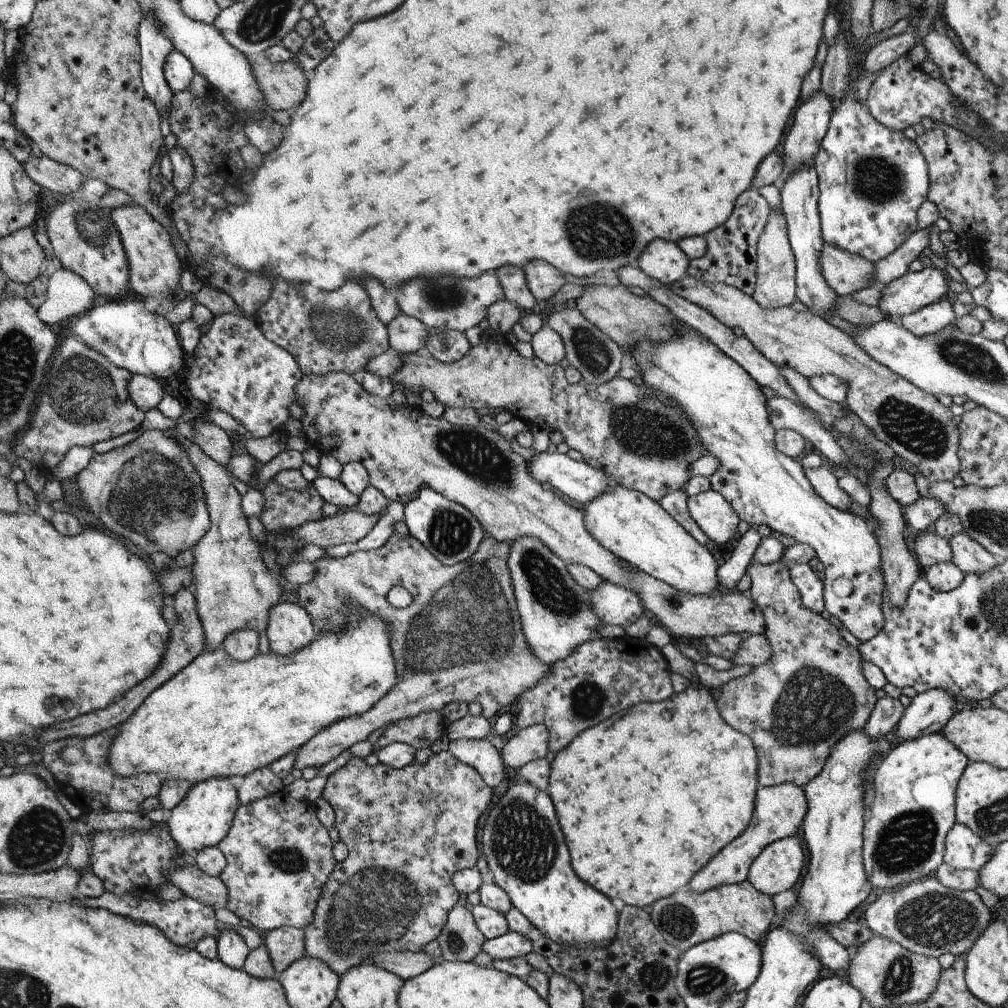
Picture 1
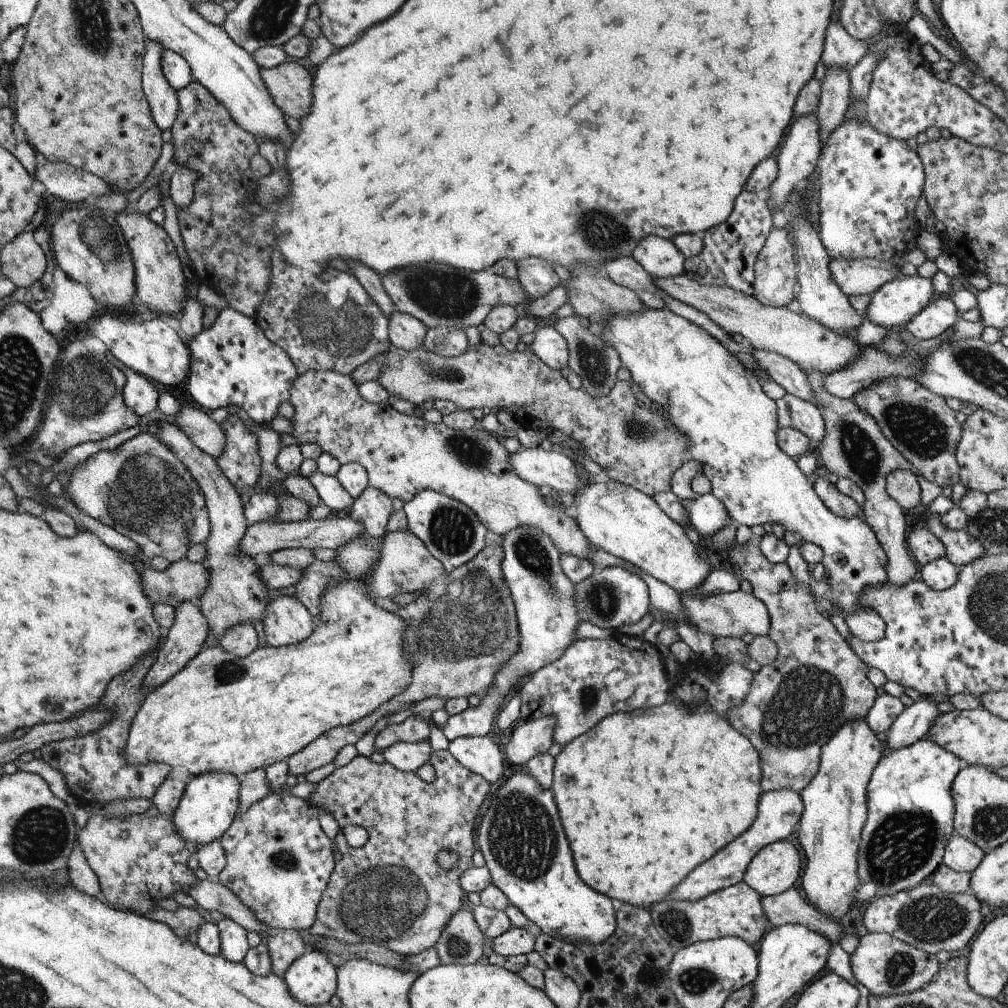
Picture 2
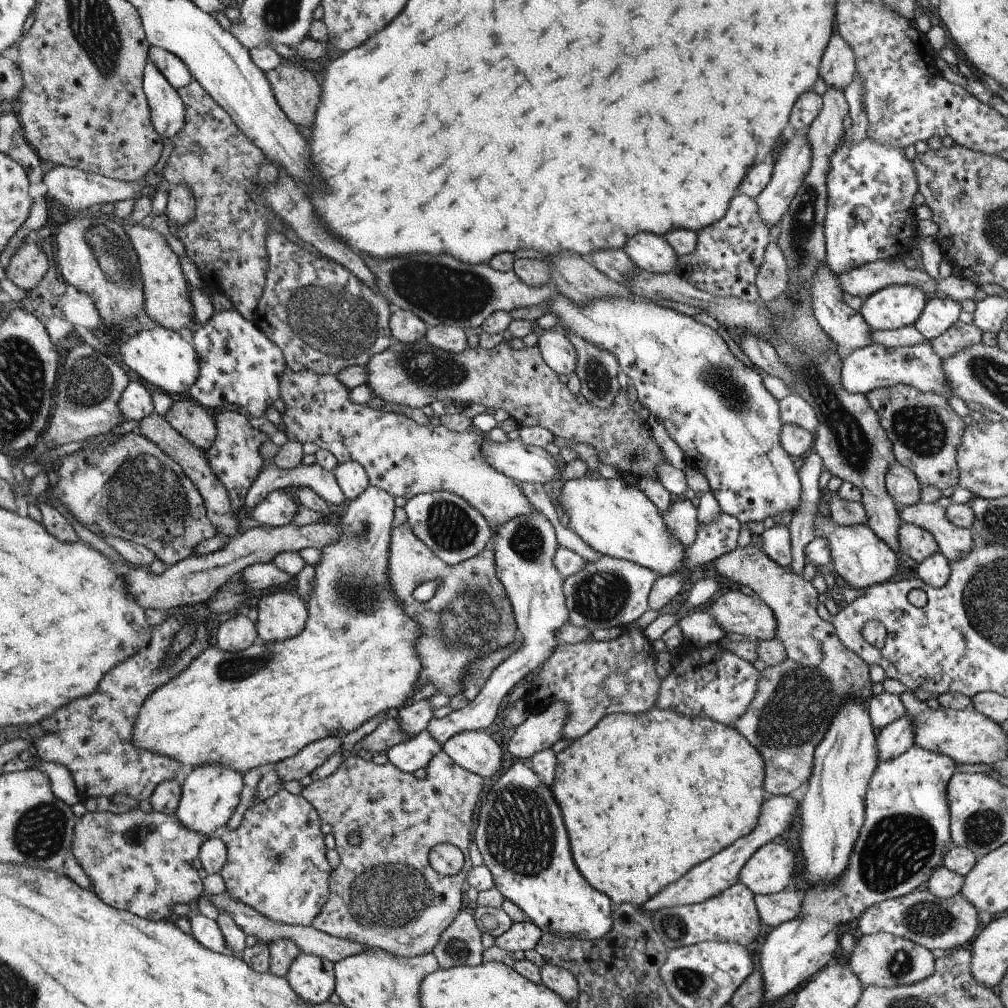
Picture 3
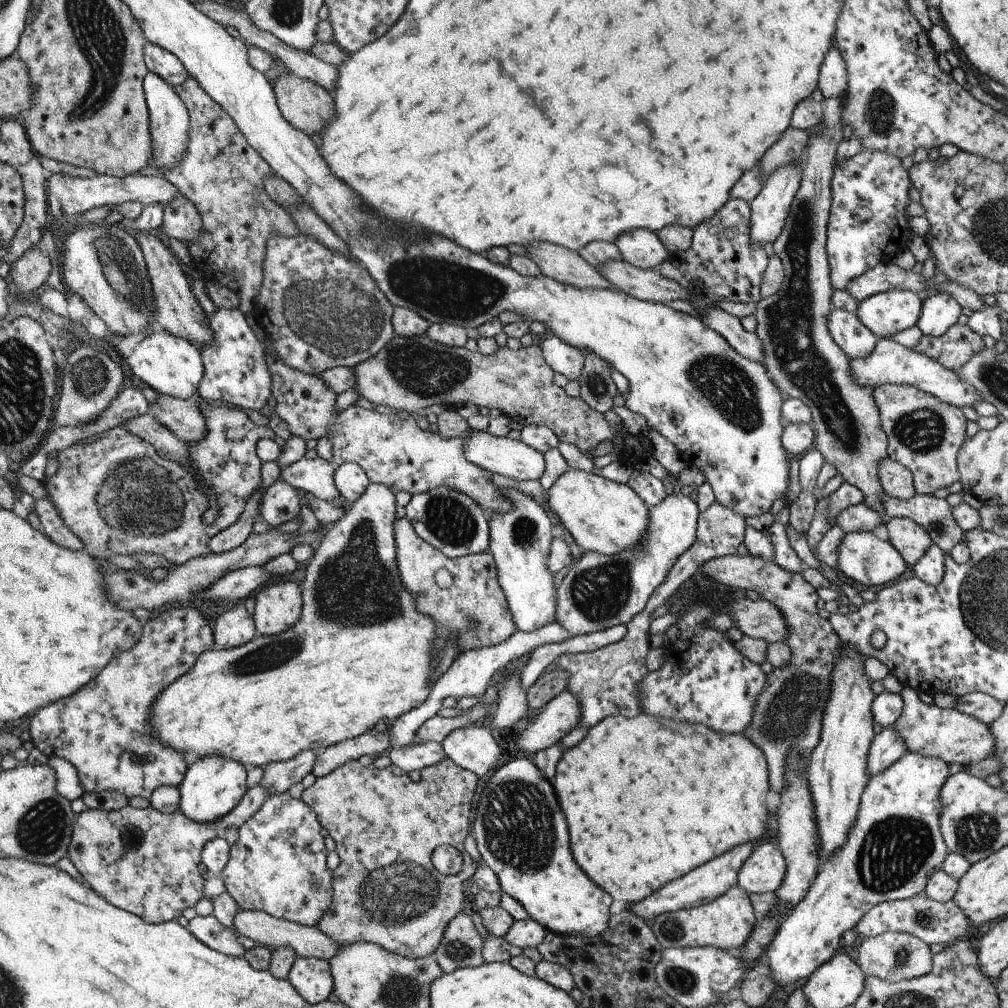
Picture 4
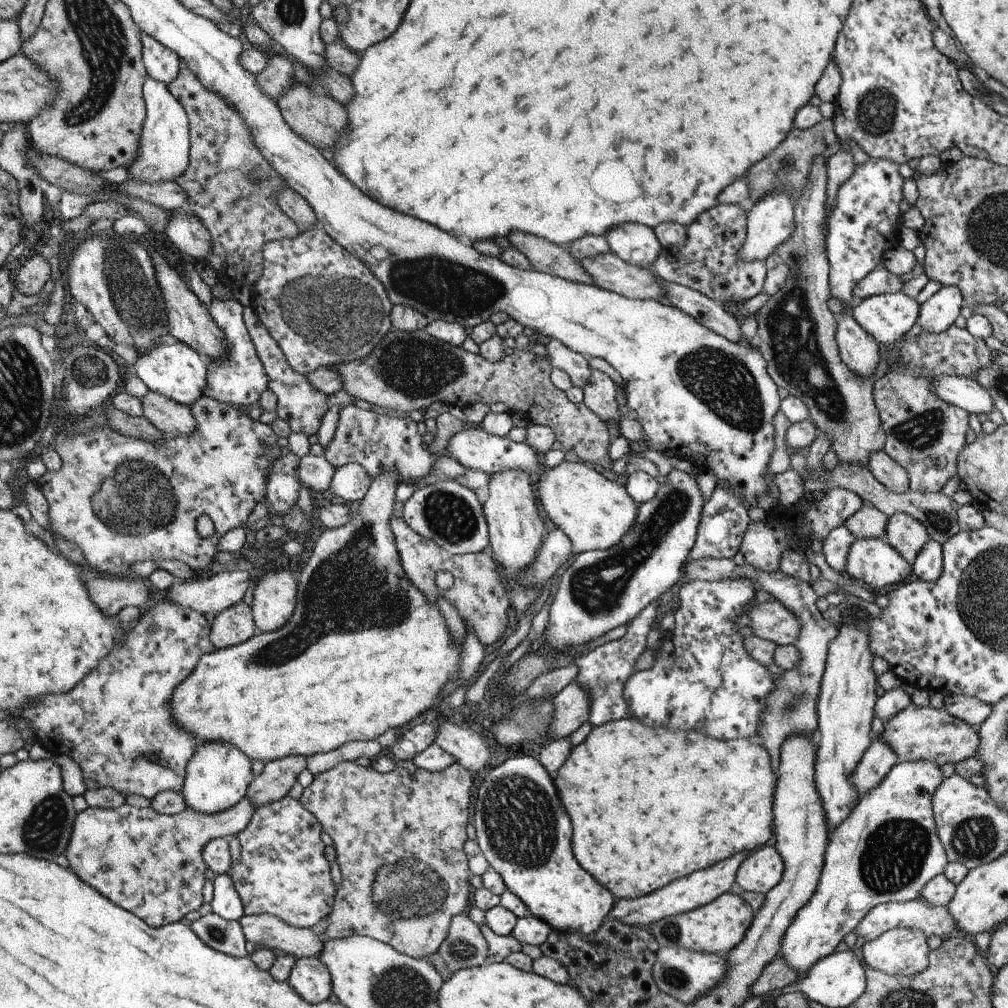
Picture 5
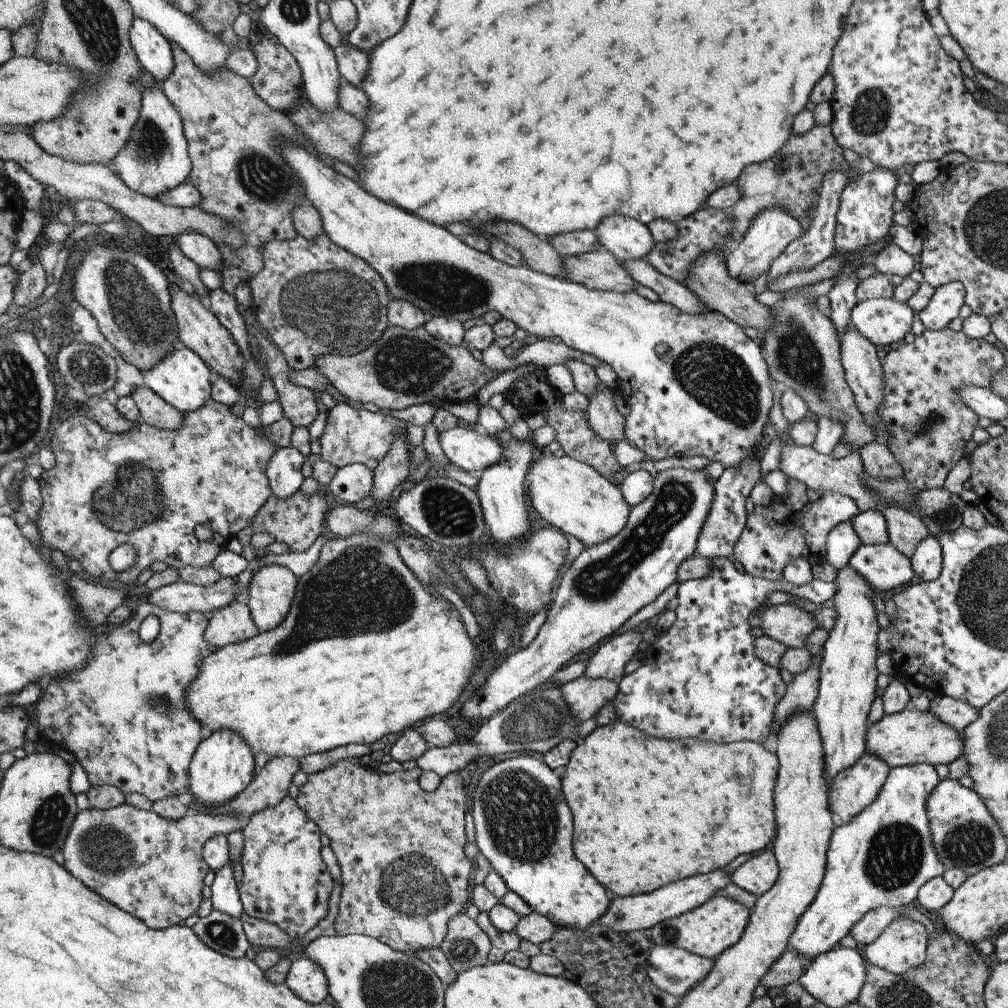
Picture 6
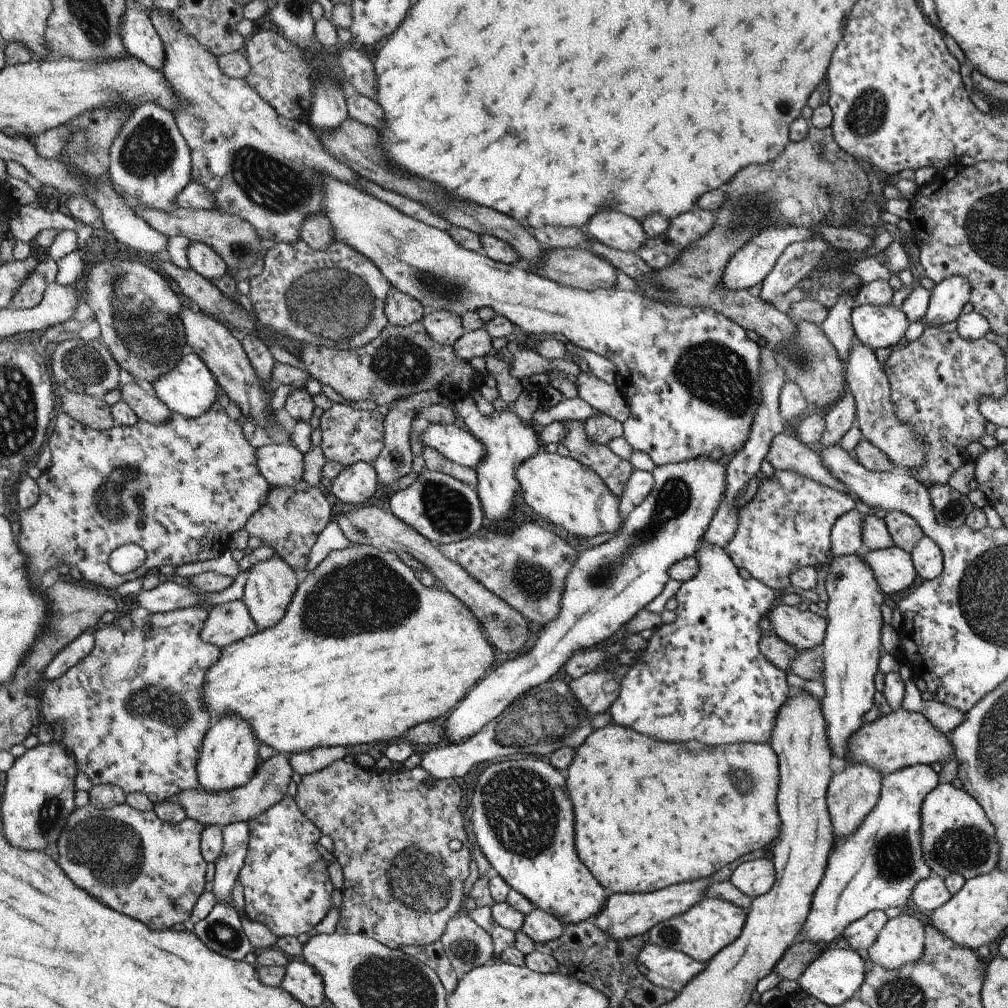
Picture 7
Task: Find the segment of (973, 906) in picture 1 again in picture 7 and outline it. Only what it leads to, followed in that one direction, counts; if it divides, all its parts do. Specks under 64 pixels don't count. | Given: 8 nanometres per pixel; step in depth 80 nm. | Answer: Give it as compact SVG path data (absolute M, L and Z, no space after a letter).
M870 910L866 916L849 924L842 934L850 950L868 950L875 943L876 937L888 918L884 910Z

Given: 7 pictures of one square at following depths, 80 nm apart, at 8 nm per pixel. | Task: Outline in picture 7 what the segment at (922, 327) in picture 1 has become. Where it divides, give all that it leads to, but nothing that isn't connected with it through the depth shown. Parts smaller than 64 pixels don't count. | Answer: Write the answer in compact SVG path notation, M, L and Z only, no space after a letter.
M960 275L951 276L938 283L933 290L931 290L931 297L929 305L922 322L927 320L931 326L938 327L946 322L954 322L961 315L962 308L969 302L971 297L971 284Z

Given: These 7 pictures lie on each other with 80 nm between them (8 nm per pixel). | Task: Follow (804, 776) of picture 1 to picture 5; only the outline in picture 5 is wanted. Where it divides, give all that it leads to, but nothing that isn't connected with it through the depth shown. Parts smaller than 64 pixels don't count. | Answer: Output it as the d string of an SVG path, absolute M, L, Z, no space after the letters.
M712 557L689 560L683 568L683 576L688 580L700 579L703 581L717 581L746 577L750 579L757 590L765 590L774 596L775 600L781 602L784 607L789 608L801 622L801 631L794 646L800 651L801 661L785 674L776 676L775 688L766 697L764 712L761 714L761 722L758 729L758 741L769 752L775 775L780 760L780 747L783 740L790 735L802 733L811 739L817 725L816 705L820 692L821 680L824 674L828 645L838 634L838 628L826 621L816 607L818 596L810 583L789 577L782 571L767 573L752 567L747 563L738 566L732 559L715 559Z

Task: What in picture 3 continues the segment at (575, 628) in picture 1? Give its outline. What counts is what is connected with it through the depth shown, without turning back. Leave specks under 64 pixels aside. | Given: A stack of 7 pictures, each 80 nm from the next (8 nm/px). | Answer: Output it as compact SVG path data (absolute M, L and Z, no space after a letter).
M535 508L529 515L507 520L496 528L492 550L496 554L497 576L505 585L517 619L518 633L524 636L523 647L501 662L490 675L478 696L471 696L466 707L453 711L443 718L432 717L427 731L439 742L464 731L484 730L500 715L507 694L522 679L531 677L556 650L555 632L568 623L568 611L563 595L564 577L554 566L553 558L559 544L554 526L542 511Z

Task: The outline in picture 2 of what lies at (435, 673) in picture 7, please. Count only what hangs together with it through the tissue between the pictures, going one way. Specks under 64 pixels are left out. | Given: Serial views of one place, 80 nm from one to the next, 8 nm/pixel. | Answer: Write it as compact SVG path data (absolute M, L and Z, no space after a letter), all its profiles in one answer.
M370 486L366 487L366 490L354 499L349 516L364 525L365 531L358 535L357 539L352 539L349 543L335 549L333 560L341 565L341 568L346 572L346 578L343 581L332 583L329 590L325 592L324 598L322 598L320 616L314 618L313 634L308 639L304 639L301 643L281 647L262 645L262 648L252 651L245 657L237 657L234 653L222 648L222 646L212 646L200 651L192 660L188 661L188 664L182 670L179 670L172 678L169 678L164 684L154 688L152 692L146 695L145 702L141 704L141 710L137 712L136 718L131 722L129 739L124 750L127 761L132 764L163 762L169 764L172 768L182 766L182 768L186 768L187 772L190 772L191 776L214 771L227 772L240 777L257 769L270 767L270 764L274 764L274 762L286 761L290 756L296 755L297 752L308 747L310 743L313 743L320 735L324 735L325 732L332 731L333 728L357 723L365 716L376 711L381 704L388 703L390 699L404 692L413 680L413 664L410 659L407 659L407 650L405 649L407 622L399 617L398 613L390 612L378 606L377 601L374 600L367 587L367 575L374 572L375 565L381 559L381 546L387 533L386 524L388 524L388 519L393 513L392 501L393 498L390 498L381 489Z

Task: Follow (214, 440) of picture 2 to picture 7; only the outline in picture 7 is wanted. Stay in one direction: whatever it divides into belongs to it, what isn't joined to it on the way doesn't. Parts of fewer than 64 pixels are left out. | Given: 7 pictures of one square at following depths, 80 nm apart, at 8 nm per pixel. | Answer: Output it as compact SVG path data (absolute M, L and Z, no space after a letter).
M136 383L123 384L120 392L121 400L137 413L140 421L153 425L167 424L170 421L169 408L157 396L150 396Z

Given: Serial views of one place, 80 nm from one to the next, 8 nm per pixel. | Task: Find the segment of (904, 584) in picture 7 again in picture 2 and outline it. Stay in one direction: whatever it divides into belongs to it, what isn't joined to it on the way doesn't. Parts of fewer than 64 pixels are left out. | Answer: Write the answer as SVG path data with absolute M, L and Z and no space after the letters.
M646 307L634 314L614 315L605 320L603 328L590 322L588 326L617 350L621 367L630 372L630 380L635 383L634 389L648 396L653 406L668 416L671 423L687 436L690 456L703 466L704 476L711 482L711 493L724 503L732 520L738 526L746 524L749 527L777 522L785 530L796 534L802 542L817 544L823 550L825 579L831 586L826 597L833 604L833 610L844 618L854 637L866 642L882 640L885 635L884 620L871 608L866 609L859 602L859 596L866 587L882 586L887 582L886 552L864 518L856 516L845 519L830 512L816 494L809 478L800 470L797 461L778 446L777 432L780 426L777 404L764 393L759 378L704 328L677 315L668 307Z

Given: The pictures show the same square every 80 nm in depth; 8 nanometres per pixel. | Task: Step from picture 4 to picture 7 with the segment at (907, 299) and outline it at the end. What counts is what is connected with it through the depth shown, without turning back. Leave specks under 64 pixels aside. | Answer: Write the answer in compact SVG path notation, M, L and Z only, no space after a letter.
M890 304L885 307L874 305L856 305L851 312L851 323L855 332L856 340L860 341L864 346L871 348L874 352L880 348L894 347L902 337L905 336L906 330L910 322L904 311L898 310Z

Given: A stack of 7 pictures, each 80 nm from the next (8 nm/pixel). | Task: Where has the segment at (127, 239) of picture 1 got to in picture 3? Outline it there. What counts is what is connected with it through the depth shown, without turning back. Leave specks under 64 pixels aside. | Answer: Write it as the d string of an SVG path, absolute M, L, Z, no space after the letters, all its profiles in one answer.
M129 220L123 226L134 245L135 251L138 252L144 284L144 310L149 318L158 325L173 331L180 331L181 329L196 331L194 308L193 304L190 304L188 284L186 284L184 274L180 270L178 256L168 248L162 234L158 234L156 230L150 230L150 226L144 227L143 224L131 223Z

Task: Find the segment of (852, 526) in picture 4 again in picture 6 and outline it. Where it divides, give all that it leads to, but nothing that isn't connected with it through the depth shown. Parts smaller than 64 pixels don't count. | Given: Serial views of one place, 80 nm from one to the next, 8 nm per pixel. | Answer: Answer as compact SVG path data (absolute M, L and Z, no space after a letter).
M867 510L851 518L862 544L886 544L889 542L887 522L880 510Z

